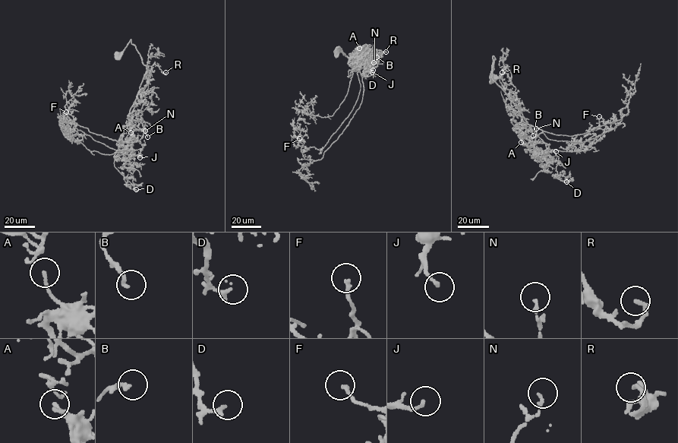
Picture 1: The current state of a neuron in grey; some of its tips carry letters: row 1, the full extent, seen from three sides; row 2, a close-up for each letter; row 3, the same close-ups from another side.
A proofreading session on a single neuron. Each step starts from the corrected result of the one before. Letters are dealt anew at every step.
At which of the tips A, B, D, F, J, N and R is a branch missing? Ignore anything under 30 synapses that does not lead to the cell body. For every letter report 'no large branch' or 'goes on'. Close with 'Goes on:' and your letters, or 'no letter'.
A: no large branch
B: no large branch
D: no large branch
F: no large branch
J: no large branch
N: no large branch
R: no large branch
Goes on: no letter

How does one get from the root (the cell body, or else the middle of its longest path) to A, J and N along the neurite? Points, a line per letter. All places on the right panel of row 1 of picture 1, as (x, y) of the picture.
A: (493, 78), (493, 56), (492, 79), (519, 102), (531, 132), (549, 148), (536, 156), (521, 142)
J: (493, 78), (493, 56), (492, 79), (519, 102), (531, 132), (549, 148), (547, 159), (538, 157), (556, 151)
N: (493, 78), (493, 56), (492, 79), (519, 102), (531, 132), (549, 148), (536, 143), (536, 128)

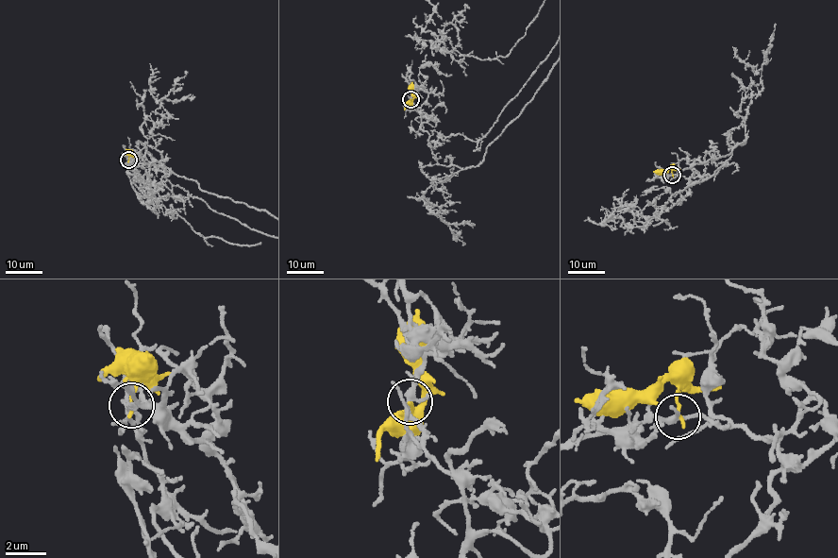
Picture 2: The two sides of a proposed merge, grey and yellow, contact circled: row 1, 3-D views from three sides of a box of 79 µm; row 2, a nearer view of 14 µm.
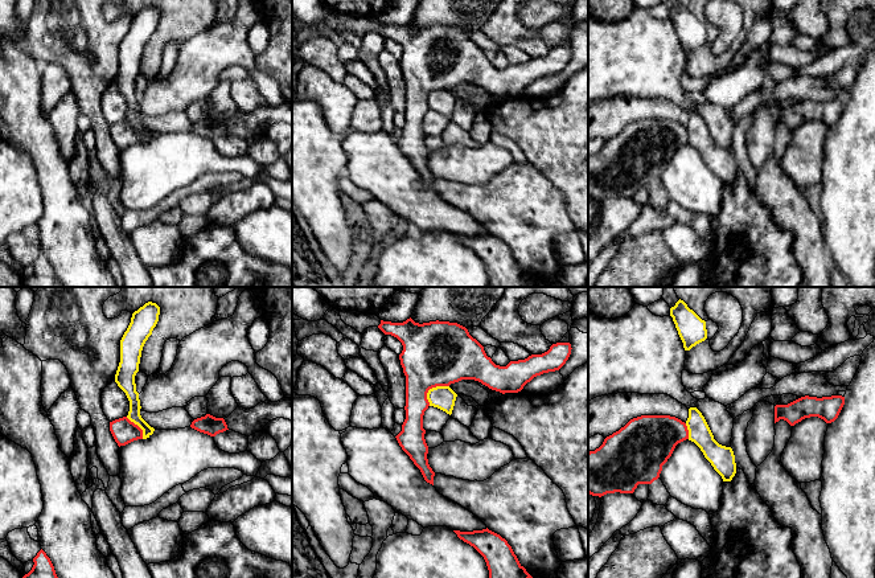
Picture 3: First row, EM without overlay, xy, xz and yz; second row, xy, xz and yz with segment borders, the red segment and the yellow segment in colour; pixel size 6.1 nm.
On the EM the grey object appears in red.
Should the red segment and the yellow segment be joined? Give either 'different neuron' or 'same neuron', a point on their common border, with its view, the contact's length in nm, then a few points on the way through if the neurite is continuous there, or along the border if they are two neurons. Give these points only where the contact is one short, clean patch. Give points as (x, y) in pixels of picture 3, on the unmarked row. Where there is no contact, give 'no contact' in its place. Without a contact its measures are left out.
different neuron | xz (431, 91) | 180 nm | along xz (448, 89), (432, 90), (427, 97), (428, 109)

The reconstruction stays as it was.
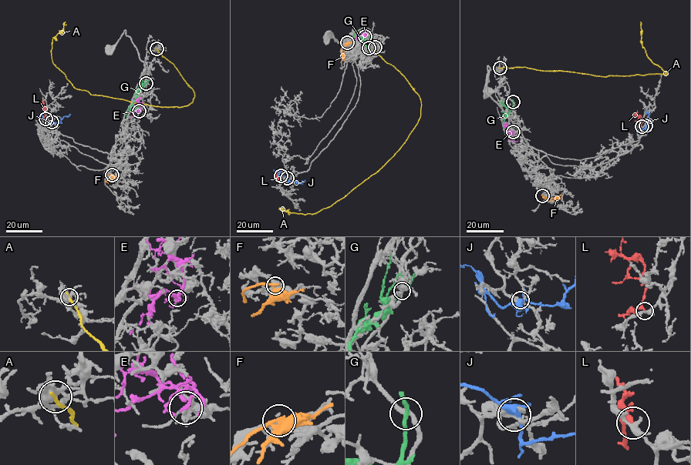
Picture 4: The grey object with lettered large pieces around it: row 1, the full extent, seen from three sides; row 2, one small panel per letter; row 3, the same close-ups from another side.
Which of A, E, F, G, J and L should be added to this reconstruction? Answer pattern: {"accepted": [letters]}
{"accepted": ["L"]}

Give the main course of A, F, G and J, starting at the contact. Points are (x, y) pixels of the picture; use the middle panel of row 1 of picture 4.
A: (375, 47), (420, 98), (416, 125), (384, 165), (343, 197), (315, 213), (279, 209), (290, 213)
F: (347, 43), (342, 57), (345, 61)
G: (369, 48), (359, 36), (359, 31), (355, 36)
J: (287, 178), (288, 181), (294, 180), (296, 183), (305, 181)

